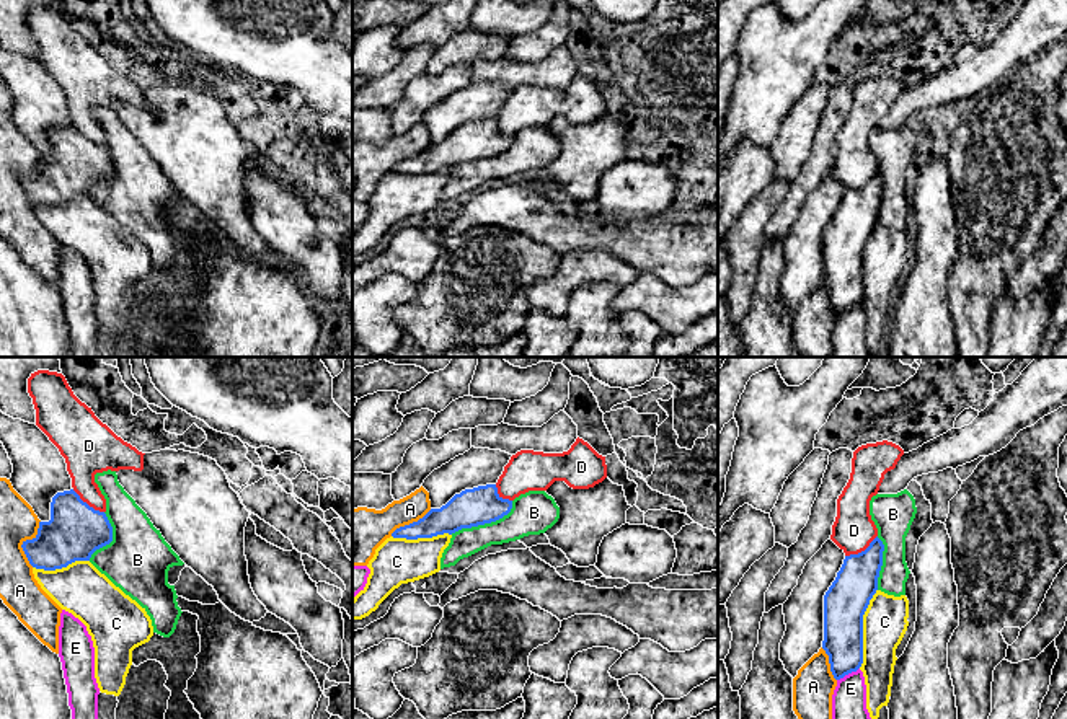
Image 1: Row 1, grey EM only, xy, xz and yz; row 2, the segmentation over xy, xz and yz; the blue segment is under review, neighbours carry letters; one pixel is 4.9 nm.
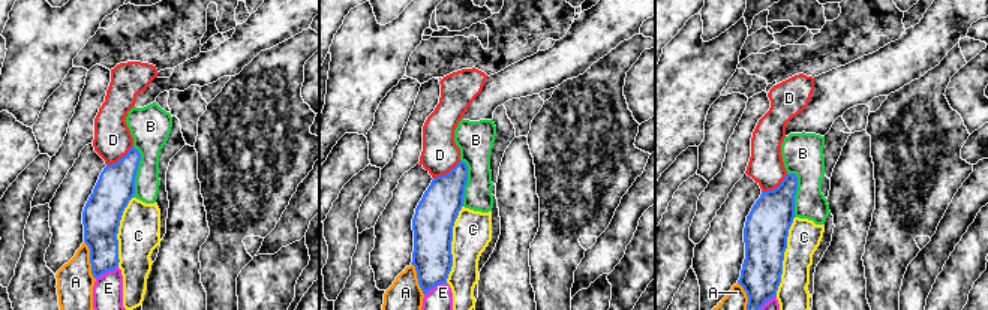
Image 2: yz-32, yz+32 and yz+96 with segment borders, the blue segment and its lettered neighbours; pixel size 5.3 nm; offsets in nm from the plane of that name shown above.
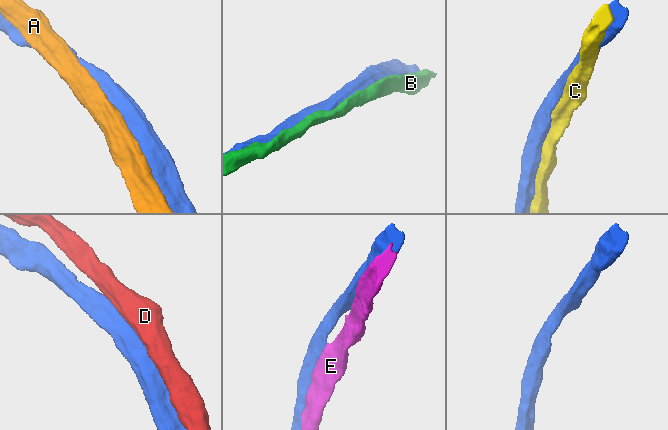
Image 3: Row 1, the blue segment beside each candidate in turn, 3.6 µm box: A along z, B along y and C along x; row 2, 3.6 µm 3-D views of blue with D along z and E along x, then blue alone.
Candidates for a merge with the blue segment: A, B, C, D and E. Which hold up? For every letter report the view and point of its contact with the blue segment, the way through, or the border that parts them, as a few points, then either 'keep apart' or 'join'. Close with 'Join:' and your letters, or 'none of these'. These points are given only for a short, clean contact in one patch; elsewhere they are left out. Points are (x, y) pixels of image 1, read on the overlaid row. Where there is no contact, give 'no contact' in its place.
A: xy (25, 542) | keep apart
B: xz (485, 522) | keep apart
C: yz (862, 628) | keep apart
D: yz (862, 551) | keep apart
E: yz (847, 674) | keep apart
Join: none of these

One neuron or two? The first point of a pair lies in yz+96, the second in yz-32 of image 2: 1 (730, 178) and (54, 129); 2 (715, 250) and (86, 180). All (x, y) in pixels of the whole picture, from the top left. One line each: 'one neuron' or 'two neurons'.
1: two neurons
2: one neuron

